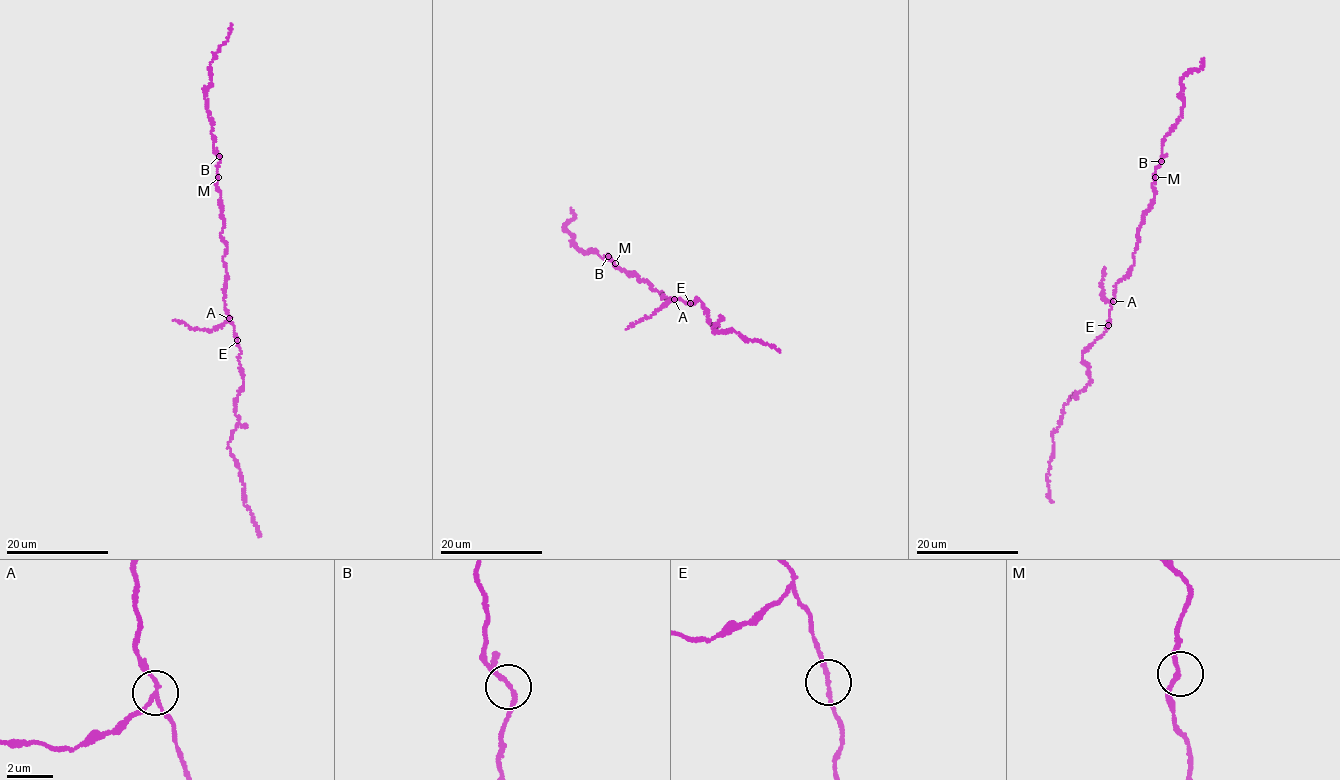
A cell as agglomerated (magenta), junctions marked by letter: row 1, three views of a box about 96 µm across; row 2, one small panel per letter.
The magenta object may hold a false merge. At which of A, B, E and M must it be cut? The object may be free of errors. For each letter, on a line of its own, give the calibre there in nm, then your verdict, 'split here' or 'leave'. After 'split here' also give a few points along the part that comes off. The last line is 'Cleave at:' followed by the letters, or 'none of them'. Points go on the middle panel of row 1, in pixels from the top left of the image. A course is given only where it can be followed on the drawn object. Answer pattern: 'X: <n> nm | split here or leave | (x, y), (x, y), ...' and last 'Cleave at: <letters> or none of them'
A: 140 nm | split here | (674, 300), (625, 329)
B: 150 nm | leave
E: 140 nm | leave
M: 170 nm | leave
Cleave at: A

